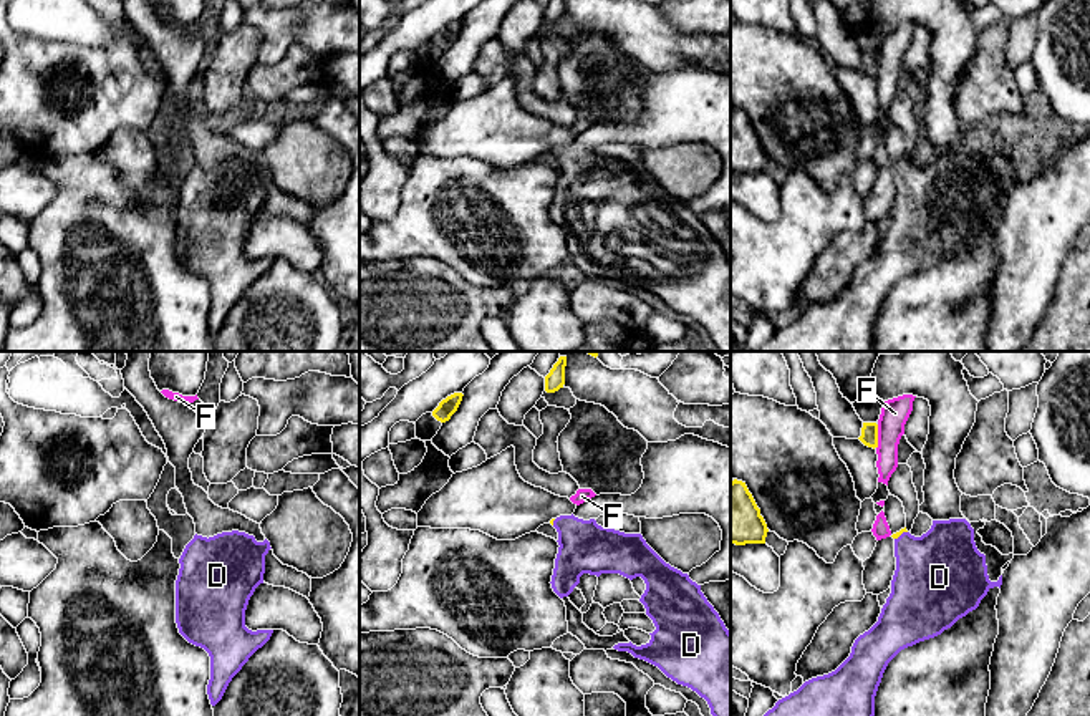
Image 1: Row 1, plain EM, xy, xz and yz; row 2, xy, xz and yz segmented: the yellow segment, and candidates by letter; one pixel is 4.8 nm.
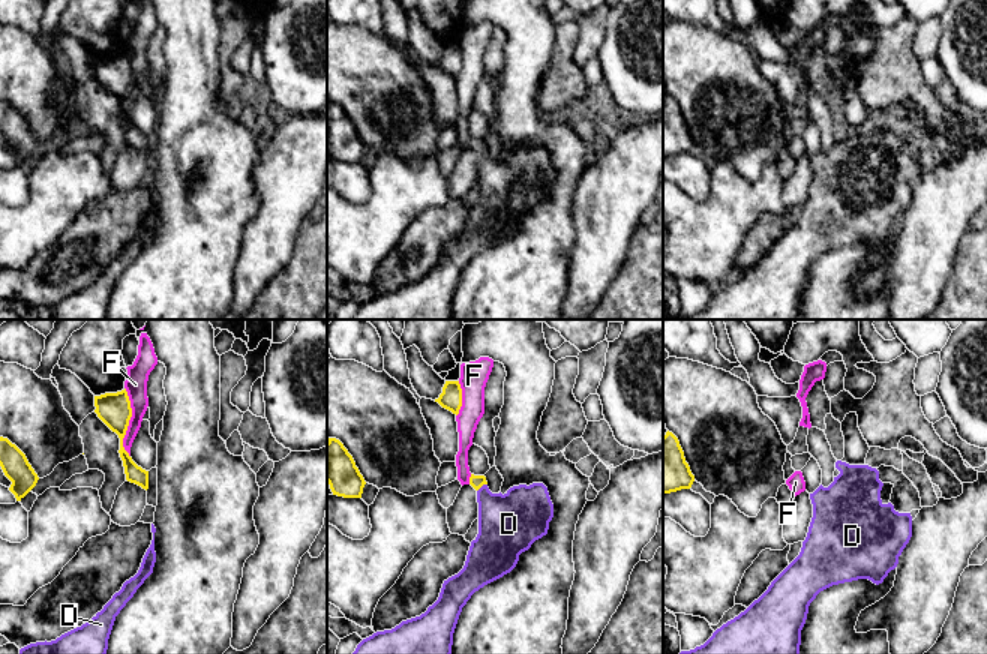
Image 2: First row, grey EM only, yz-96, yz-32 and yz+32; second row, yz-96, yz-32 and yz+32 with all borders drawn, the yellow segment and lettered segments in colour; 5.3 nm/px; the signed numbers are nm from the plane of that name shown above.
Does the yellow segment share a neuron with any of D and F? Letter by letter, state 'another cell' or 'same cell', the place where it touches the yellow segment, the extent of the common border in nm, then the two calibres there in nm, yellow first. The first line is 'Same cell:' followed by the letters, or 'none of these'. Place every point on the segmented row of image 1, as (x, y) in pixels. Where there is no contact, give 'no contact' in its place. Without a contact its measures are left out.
Same cell: D
D: same cell | yz (900, 534) | 80 nm | 30/380 nm
F: another cell | yz (877, 436) | 120 nm | 80/140 nm

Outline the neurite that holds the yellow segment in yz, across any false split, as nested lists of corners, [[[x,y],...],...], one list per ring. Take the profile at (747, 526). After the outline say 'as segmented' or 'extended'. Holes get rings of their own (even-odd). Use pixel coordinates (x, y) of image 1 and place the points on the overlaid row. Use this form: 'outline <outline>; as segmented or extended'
outline [[[731,482],[731,544],[765,544],[767,524],[745,482]]]; as segmented

